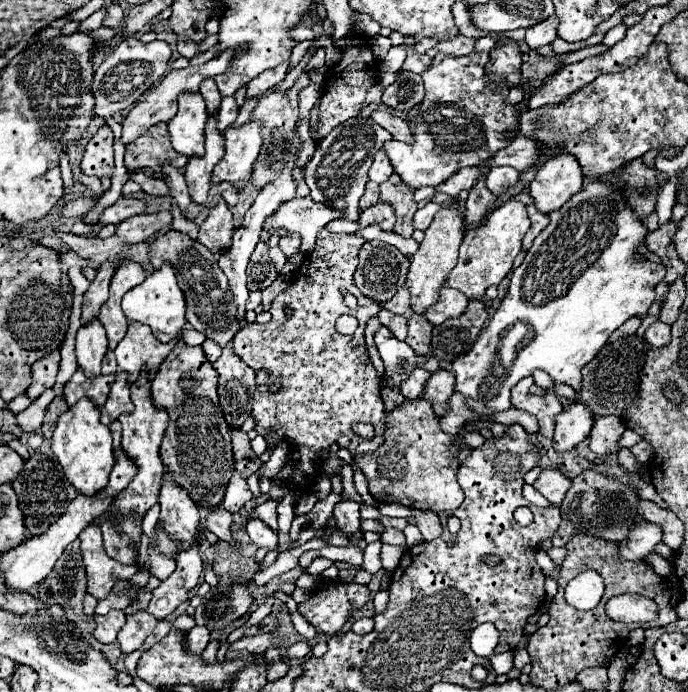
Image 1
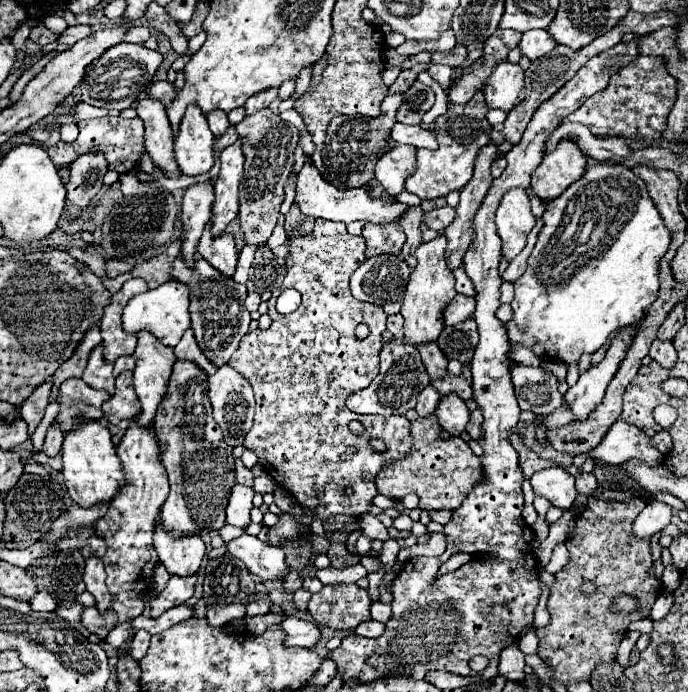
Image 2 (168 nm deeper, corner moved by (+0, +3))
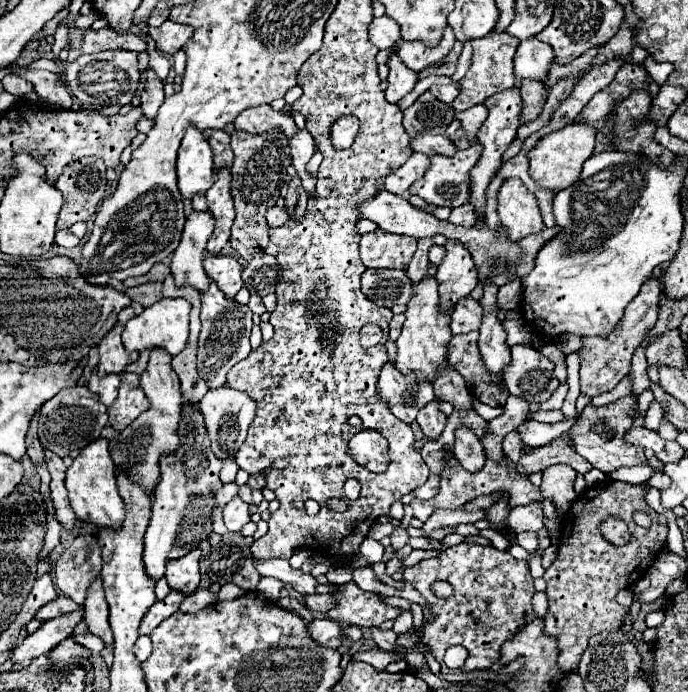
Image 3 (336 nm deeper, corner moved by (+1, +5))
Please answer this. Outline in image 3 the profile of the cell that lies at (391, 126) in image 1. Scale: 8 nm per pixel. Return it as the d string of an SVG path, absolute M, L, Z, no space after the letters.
M422 134L422 138L414 138L410 142L412 150L434 156L434 154L442 154L442 156L454 156L456 154L456 146L450 138L446 136L434 136L434 134Z

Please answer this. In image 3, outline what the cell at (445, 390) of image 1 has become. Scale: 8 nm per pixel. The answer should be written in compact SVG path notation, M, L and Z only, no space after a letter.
M462 426L456 430L456 444L454 444L454 456L460 462L460 466L468 472L482 470L486 456L482 442L472 434L470 428Z

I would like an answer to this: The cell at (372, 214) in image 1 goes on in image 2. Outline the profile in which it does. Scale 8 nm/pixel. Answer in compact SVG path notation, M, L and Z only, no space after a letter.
M367 222L363 226L361 234L367 240L367 252L365 252L365 256L375 256L379 252L399 254L401 246L403 246L403 240L405 240L399 222L387 222L387 224Z

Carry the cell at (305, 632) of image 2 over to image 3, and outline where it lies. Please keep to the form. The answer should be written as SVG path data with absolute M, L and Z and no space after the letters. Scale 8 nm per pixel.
M328 618L314 620L308 624L308 630L310 630L310 636L322 646L328 646L328 648L340 648L342 646L344 634L342 634L340 624L334 620L328 620Z

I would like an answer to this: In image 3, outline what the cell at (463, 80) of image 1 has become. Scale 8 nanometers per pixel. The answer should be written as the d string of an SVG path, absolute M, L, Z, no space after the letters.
M472 144L468 150L458 150L454 158L442 158L442 156L430 156L430 170L424 174L422 180L414 182L410 186L410 194L416 194L424 198L432 206L446 206L446 208L458 208L470 202L470 170L478 164L482 154L480 144Z

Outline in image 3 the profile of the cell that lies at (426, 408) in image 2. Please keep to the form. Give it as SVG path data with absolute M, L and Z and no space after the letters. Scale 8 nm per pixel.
M434 400L418 412L416 422L418 422L418 426L422 428L422 432L428 440L438 440L444 432L444 426L446 426L448 418L438 410L438 400Z

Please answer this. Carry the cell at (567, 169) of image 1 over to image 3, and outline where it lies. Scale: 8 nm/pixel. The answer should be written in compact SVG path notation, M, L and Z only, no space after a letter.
M574 122L568 124L566 128L554 130L546 136L542 136L542 142L536 142L536 146L528 152L530 158L530 176L548 190L560 192L566 186L574 184L580 176L582 164L592 156L594 152L594 140L596 140L596 128L590 124L582 124L582 122Z

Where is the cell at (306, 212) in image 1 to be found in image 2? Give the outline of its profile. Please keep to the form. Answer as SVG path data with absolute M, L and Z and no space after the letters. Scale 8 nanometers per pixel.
M305 164L303 170L297 174L297 188L295 188L295 204L299 206L299 210L305 216L313 216L313 218L325 218L325 220L335 220L335 222L355 222L355 220L363 220L363 222L393 222L399 220L399 216L407 210L405 204L385 204L383 198L369 198L365 188L351 188L347 192L339 192L337 188L331 188L331 184L327 184L323 180L323 176L319 174L319 170L313 164Z

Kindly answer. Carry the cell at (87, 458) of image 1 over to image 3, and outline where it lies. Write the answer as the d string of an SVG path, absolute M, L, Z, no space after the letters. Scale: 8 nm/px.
M100 438L98 442L90 442L90 446L86 446L86 450L82 450L82 454L68 468L66 488L70 494L70 504L80 522L94 524L96 528L110 528L110 530L122 528L124 502L118 494L116 470L114 470L110 452L108 452L108 440Z

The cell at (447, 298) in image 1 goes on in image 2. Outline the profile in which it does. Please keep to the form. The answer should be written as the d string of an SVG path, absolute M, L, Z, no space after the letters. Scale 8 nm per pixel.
M457 294L449 304L447 308L443 308L443 320L447 326L453 326L457 322L463 322L467 320L475 310L475 298L469 298L469 296L463 296L463 294Z

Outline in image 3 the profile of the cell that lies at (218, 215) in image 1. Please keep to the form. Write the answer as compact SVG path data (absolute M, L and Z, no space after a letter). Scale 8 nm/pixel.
M210 254L204 256L204 270L212 282L218 284L218 288L226 294L226 298L234 298L238 290L242 288L242 266L230 258L222 256L214 258Z

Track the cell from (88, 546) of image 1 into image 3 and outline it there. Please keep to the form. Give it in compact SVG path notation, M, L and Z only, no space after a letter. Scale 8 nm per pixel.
M96 578L88 590L88 598L84 602L84 622L88 630L98 638L102 638L106 648L112 650L114 640L112 640L112 630L108 626L108 602L104 598L104 588L100 578Z

